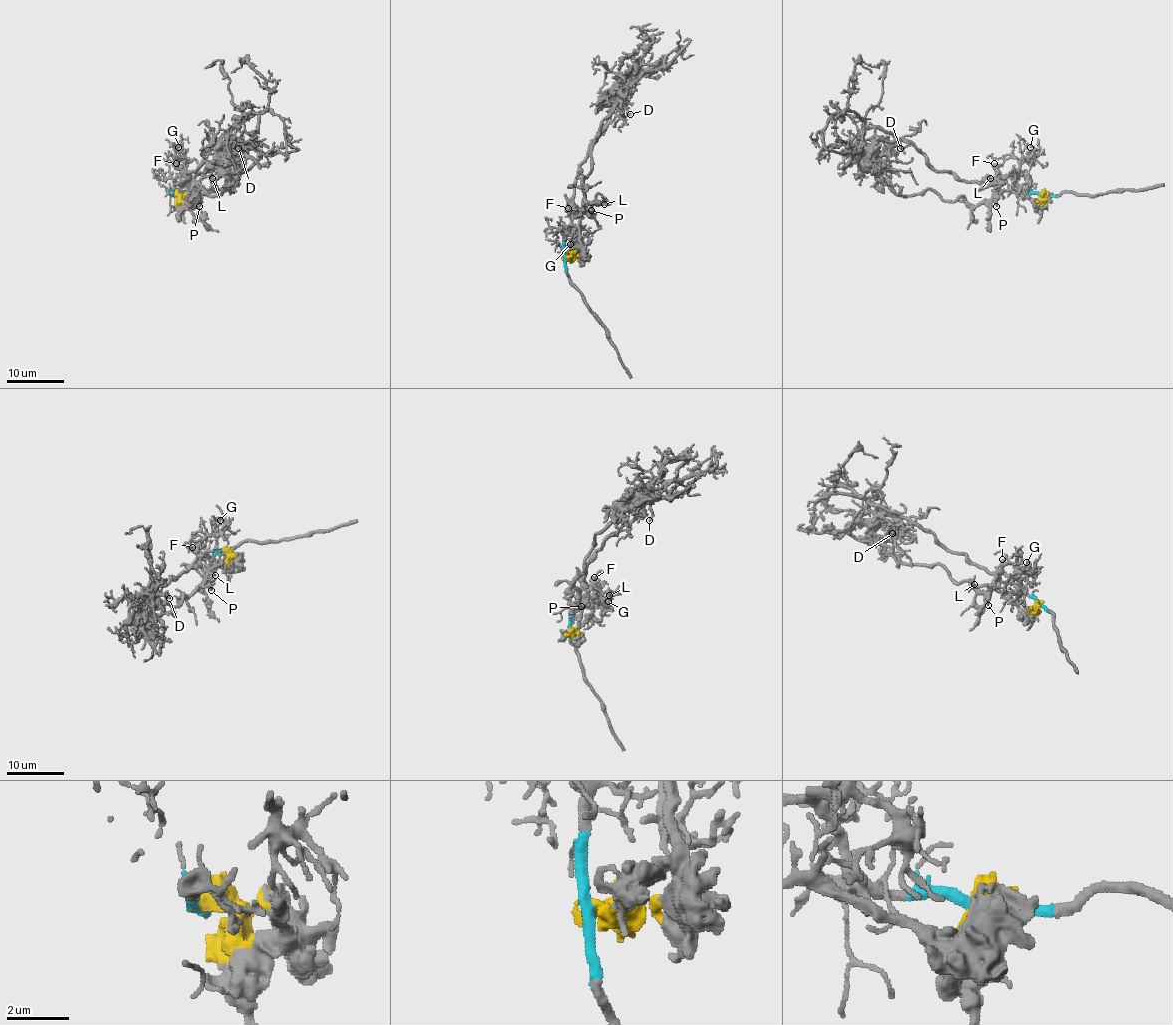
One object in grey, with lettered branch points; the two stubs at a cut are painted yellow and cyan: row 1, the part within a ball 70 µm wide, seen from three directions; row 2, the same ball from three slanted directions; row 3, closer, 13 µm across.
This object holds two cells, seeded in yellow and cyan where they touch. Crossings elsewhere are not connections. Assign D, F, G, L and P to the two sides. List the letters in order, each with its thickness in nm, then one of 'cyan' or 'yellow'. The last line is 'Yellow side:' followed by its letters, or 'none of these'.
D: 120 nm | yellow
F: 400 nm | yellow
G: 130 nm | cyan
L: 280 nm | yellow
P: 300 nm | yellow
Yellow side: D, F, L, P

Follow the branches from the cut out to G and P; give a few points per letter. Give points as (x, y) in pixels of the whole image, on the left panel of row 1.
G: (172, 195), (174, 182), (185, 172), (184, 154), (178, 147)
P: (172, 195), (182, 200), (188, 199), (187, 192), (190, 190), (200, 206)

